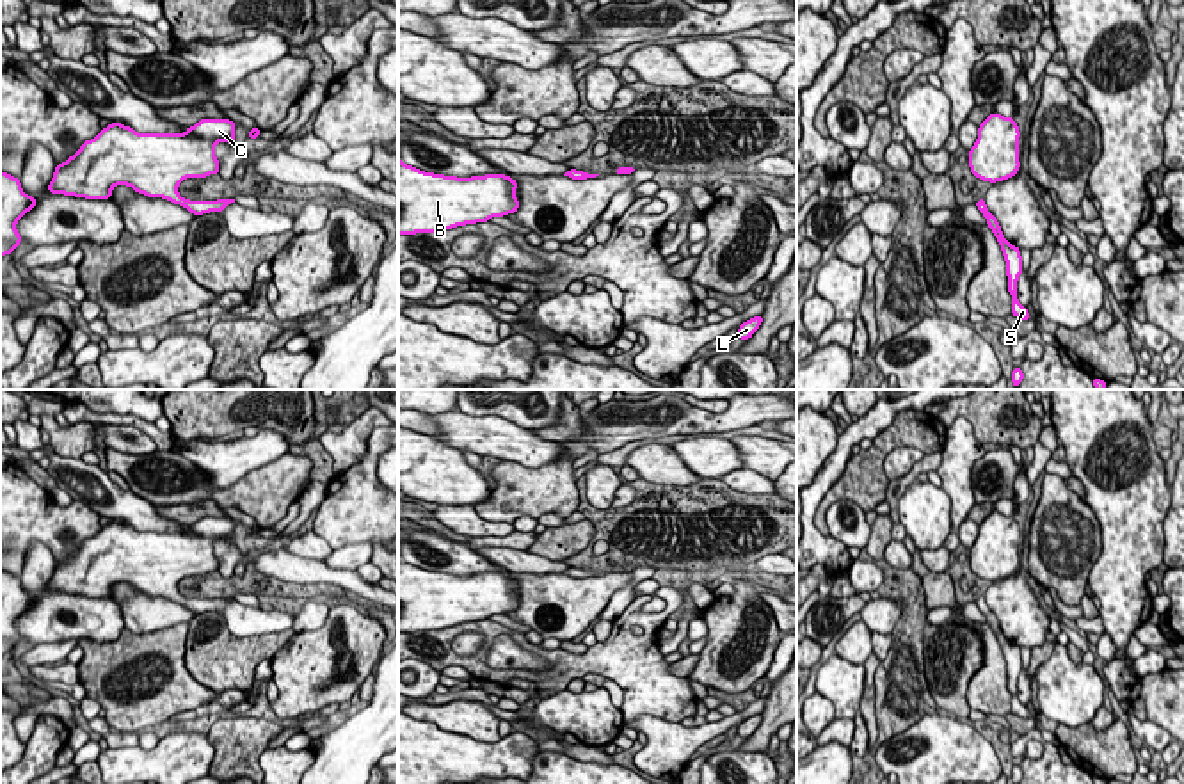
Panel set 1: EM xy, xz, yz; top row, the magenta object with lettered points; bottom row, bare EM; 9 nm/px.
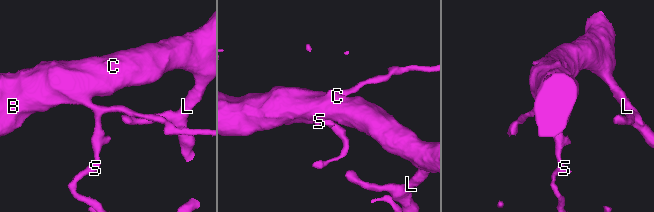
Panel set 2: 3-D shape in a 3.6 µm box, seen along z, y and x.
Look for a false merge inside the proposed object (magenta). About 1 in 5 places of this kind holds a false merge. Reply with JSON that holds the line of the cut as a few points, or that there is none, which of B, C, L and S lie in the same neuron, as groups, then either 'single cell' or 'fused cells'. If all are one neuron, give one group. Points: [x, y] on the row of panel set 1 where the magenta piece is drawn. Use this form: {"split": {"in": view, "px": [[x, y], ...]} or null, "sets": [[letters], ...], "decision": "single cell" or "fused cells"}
{"split": null, "sets": [["B", "C", "L", "S"]], "decision": "single cell"}

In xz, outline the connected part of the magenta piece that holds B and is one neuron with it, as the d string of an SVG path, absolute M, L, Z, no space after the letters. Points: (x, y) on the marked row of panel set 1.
M398 160L398 235L436 233L519 210L517 181L505 174L457 178Z

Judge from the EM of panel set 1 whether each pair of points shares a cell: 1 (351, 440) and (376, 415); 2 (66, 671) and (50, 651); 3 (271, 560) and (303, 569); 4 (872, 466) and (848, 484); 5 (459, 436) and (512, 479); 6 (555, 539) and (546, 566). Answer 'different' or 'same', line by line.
1: same
2: different
3: same
4: same
5: different
6: different

